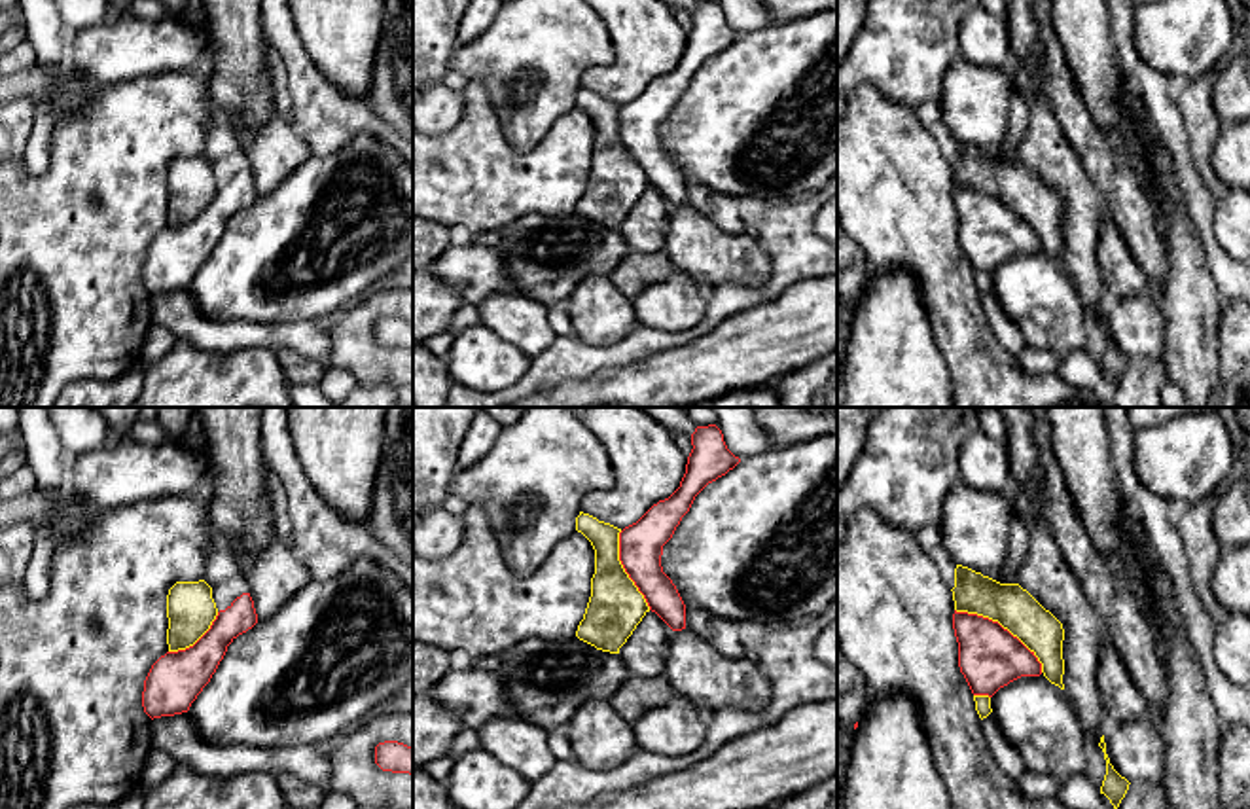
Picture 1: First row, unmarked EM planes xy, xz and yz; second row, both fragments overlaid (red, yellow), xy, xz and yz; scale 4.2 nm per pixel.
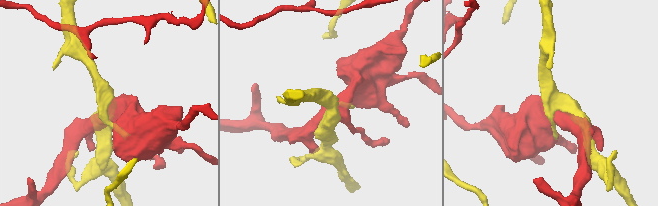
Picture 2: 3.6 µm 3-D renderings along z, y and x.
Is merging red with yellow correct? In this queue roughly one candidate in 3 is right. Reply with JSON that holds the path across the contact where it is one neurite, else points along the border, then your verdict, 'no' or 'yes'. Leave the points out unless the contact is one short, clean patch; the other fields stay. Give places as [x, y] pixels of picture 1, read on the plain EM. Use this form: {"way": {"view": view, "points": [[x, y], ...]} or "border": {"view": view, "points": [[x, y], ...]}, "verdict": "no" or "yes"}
{"verdict": "no"}

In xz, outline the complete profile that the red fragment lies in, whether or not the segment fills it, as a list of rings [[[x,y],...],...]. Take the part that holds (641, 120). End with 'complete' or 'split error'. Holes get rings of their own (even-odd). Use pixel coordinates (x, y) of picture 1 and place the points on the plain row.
[[[716,0],[697,2],[691,21],[680,63],[619,108],[619,136],[625,148],[644,171],[650,186],[672,207],[686,205],[686,180],[672,155],[663,148],[663,121],[672,114],[695,72],[741,38],[727,25]]]; complete

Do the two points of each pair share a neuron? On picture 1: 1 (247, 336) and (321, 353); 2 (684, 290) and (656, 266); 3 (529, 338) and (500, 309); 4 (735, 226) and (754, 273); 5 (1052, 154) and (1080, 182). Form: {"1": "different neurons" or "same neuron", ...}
{"1": "same neuron", "2": "different neurons", "3": "same neuron", "4": "different neurons", "5": "same neuron"}

